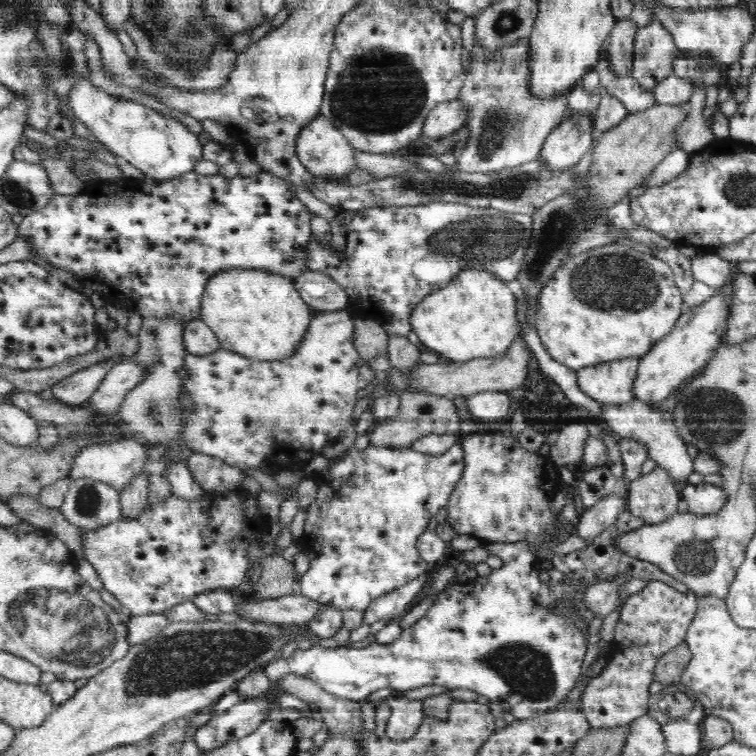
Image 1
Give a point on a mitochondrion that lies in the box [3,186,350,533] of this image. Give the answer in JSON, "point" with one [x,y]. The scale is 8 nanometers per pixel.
{"point":[87,502]}

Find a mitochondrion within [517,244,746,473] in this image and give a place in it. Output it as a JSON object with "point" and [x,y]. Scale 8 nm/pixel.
{"point":[614,282]}

